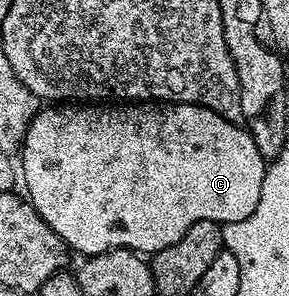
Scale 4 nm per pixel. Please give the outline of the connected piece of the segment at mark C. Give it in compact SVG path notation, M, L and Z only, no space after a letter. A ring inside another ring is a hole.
M125 102L123 105L48 105L45 109L37 110L37 113L32 118L32 123L28 127L27 133L25 133L24 142L22 146L22 154L24 153L24 183L28 186L28 192L26 192L27 198L30 200L32 207L42 217L43 221L46 221L50 229L61 238L61 241L71 249L80 254L80 257L87 257L90 255L97 255L98 253L106 253L107 251L113 251L114 249L122 249L123 247L128 251L135 251L137 253L155 253L166 249L170 245L174 245L174 241L178 241L182 236L187 233L190 228L198 221L214 221L221 225L242 221L244 218L249 217L250 213L254 213L254 208L258 206L258 197L262 197L262 181L264 180L264 172L266 170L266 160L262 153L258 151L257 146L254 143L253 137L250 137L247 127L240 123L231 123L226 117L222 117L218 113L214 113L210 109L205 107L199 107L193 103L164 103L163 105L149 105L147 102Z

